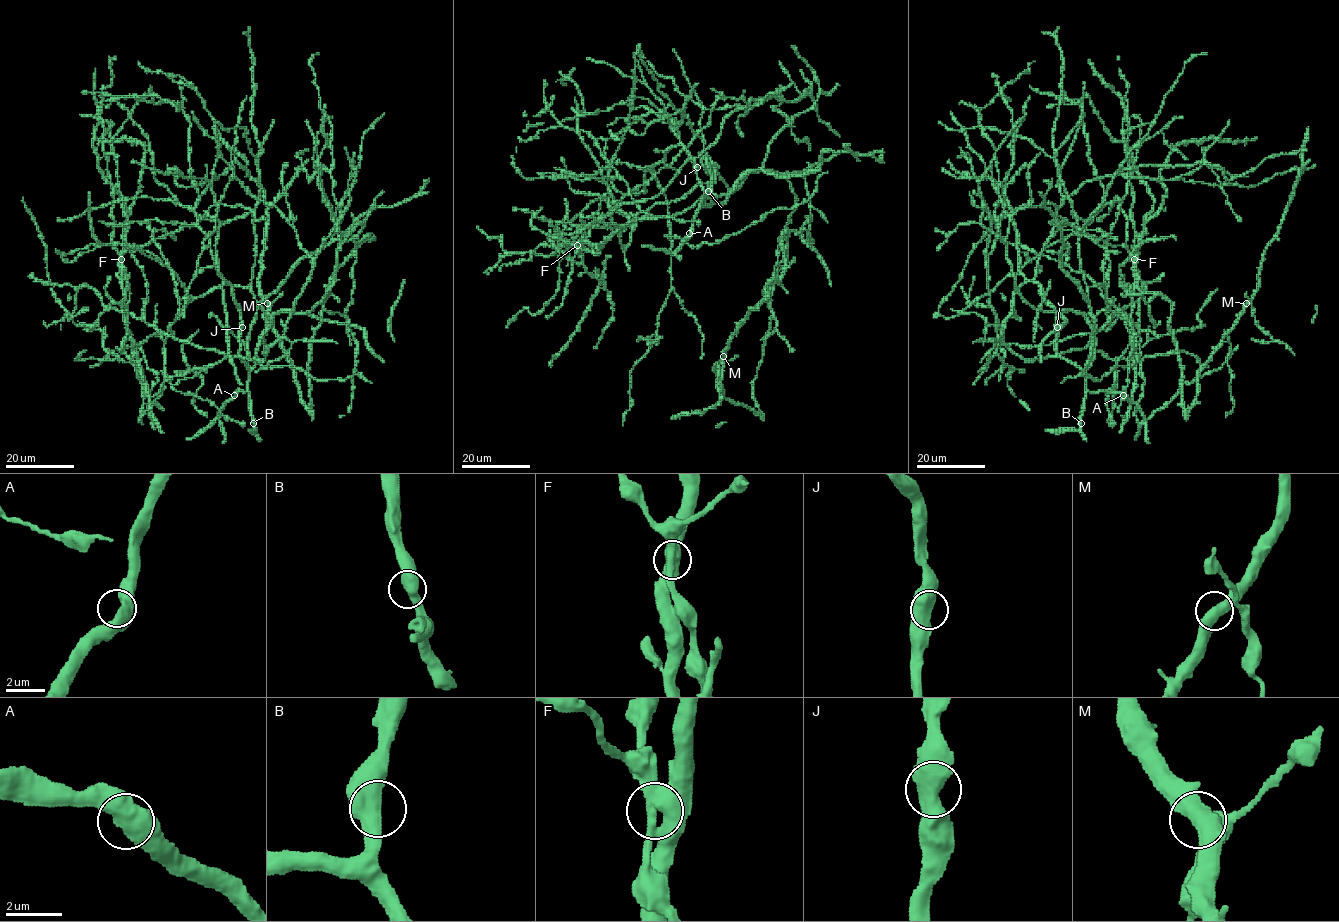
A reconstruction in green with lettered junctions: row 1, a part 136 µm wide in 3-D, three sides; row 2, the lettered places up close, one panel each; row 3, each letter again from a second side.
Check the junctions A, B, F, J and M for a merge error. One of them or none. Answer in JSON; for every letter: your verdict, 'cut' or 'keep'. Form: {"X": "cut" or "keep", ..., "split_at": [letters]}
{"A": "keep", "B": "keep", "F": "keep", "J": "keep", "M": "keep", "split_at": []}

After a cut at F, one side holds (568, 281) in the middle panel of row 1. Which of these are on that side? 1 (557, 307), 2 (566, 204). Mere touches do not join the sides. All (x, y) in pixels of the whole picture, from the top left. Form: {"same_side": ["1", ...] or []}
{"same_side": ["1"]}

